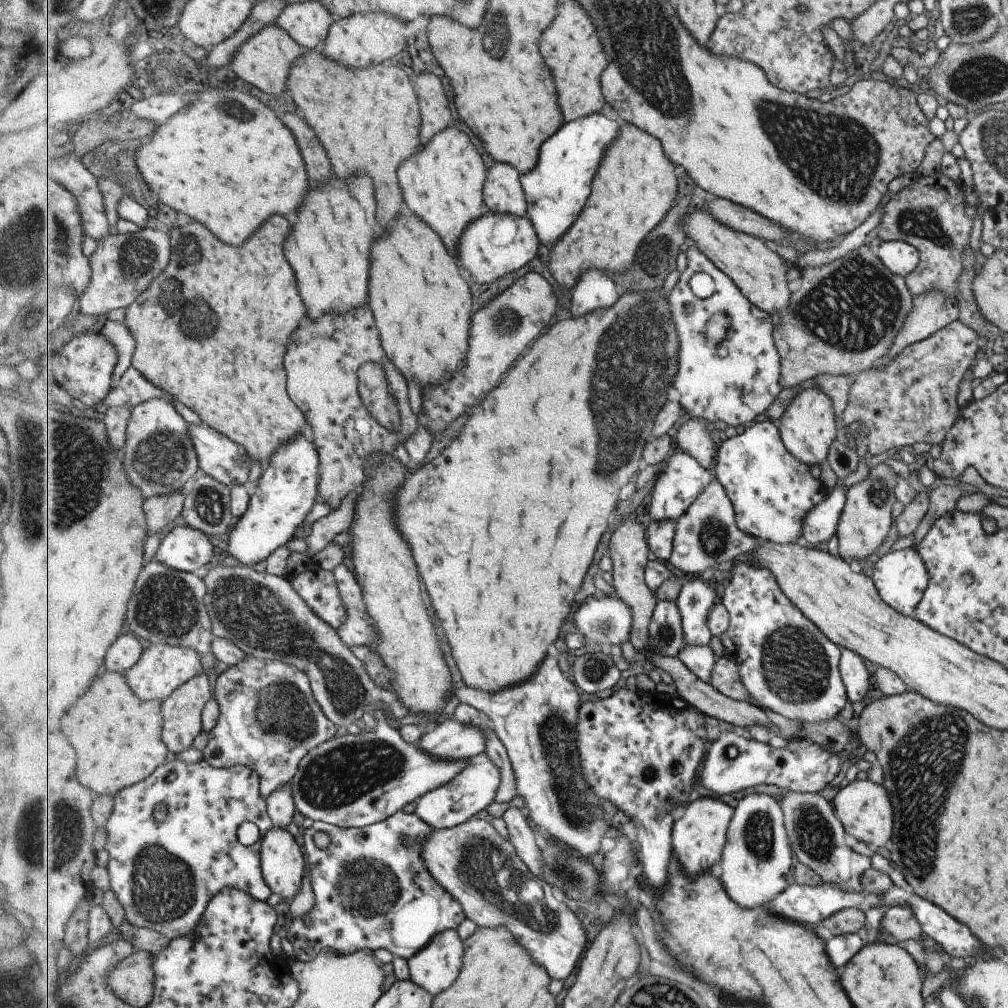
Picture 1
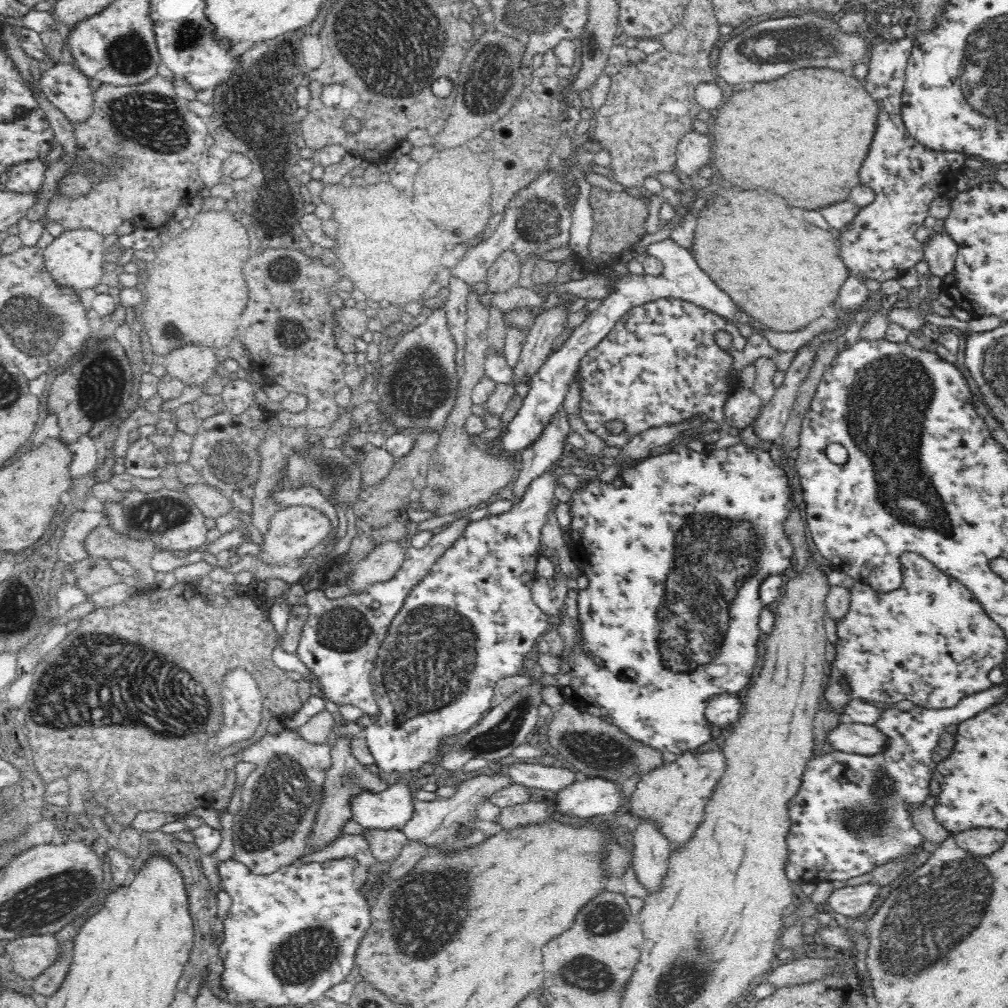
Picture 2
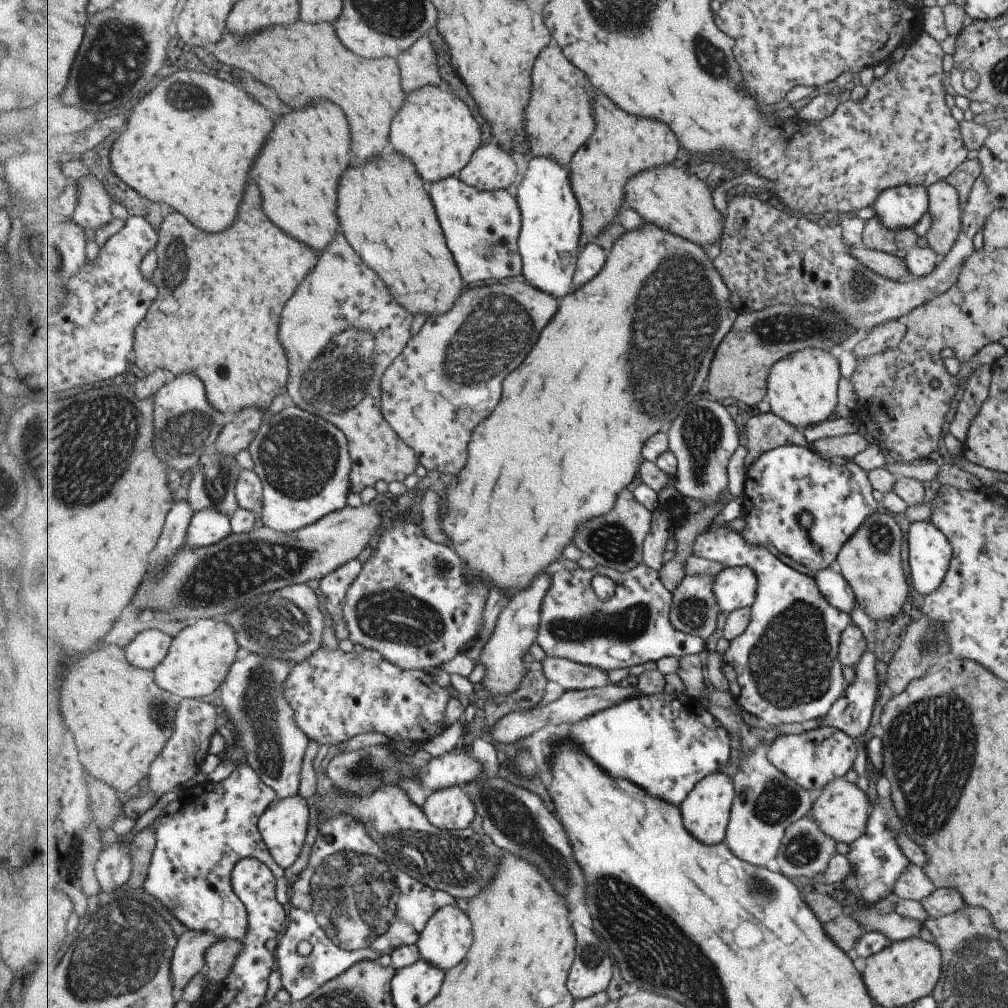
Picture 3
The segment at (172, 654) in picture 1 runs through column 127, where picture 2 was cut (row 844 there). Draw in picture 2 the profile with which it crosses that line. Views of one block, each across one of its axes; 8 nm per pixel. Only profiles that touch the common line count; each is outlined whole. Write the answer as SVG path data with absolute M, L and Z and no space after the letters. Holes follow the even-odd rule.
M714 747L706 752L686 751L671 763L641 774L630 799L630 810L639 818L655 820L672 849L690 838L702 821L704 807L713 795L714 787L726 772L725 753Z

